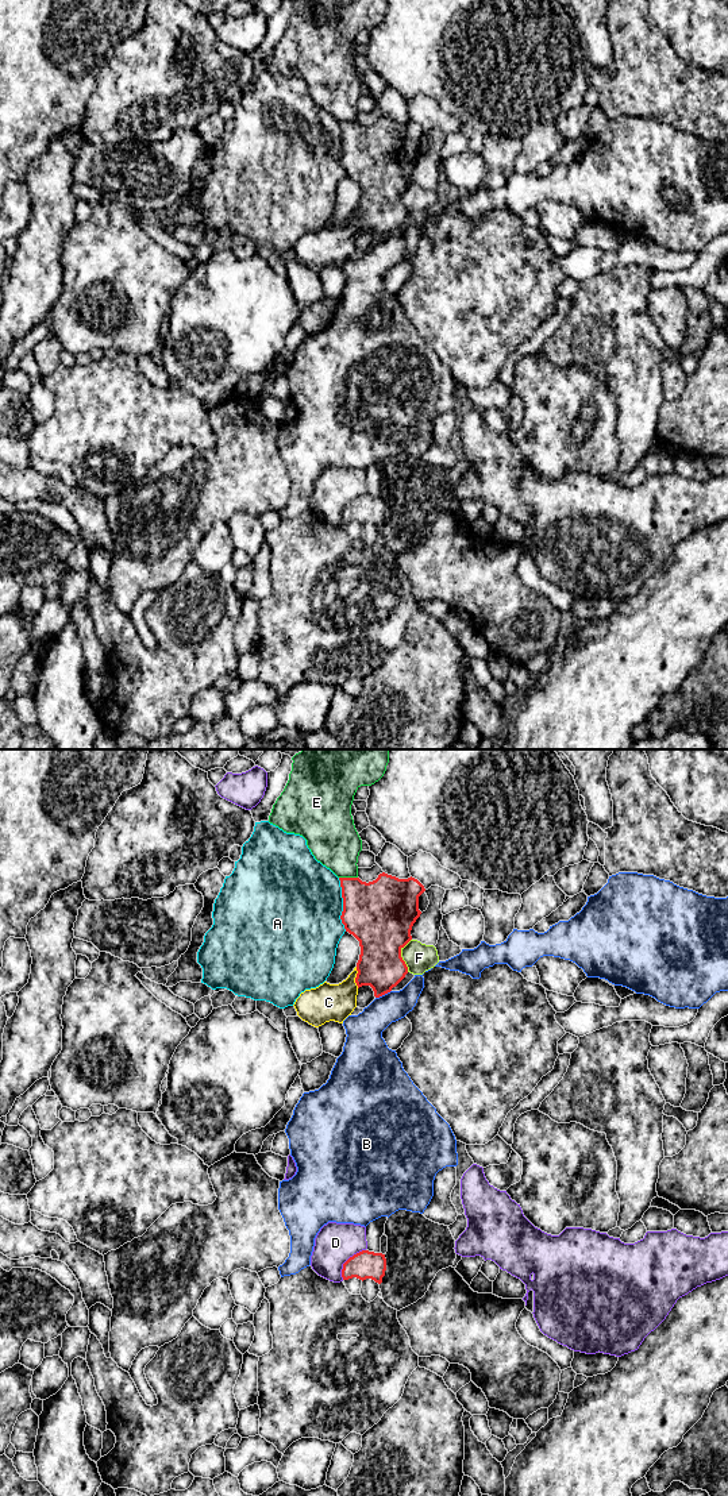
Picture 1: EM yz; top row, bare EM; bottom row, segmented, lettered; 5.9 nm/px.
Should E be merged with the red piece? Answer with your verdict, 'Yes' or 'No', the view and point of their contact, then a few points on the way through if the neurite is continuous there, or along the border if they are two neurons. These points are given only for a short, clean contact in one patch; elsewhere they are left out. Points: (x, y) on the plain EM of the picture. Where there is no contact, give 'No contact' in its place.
No. Touches red at yz (349, 122). Boundary: yz (339, 120), (357, 122)

